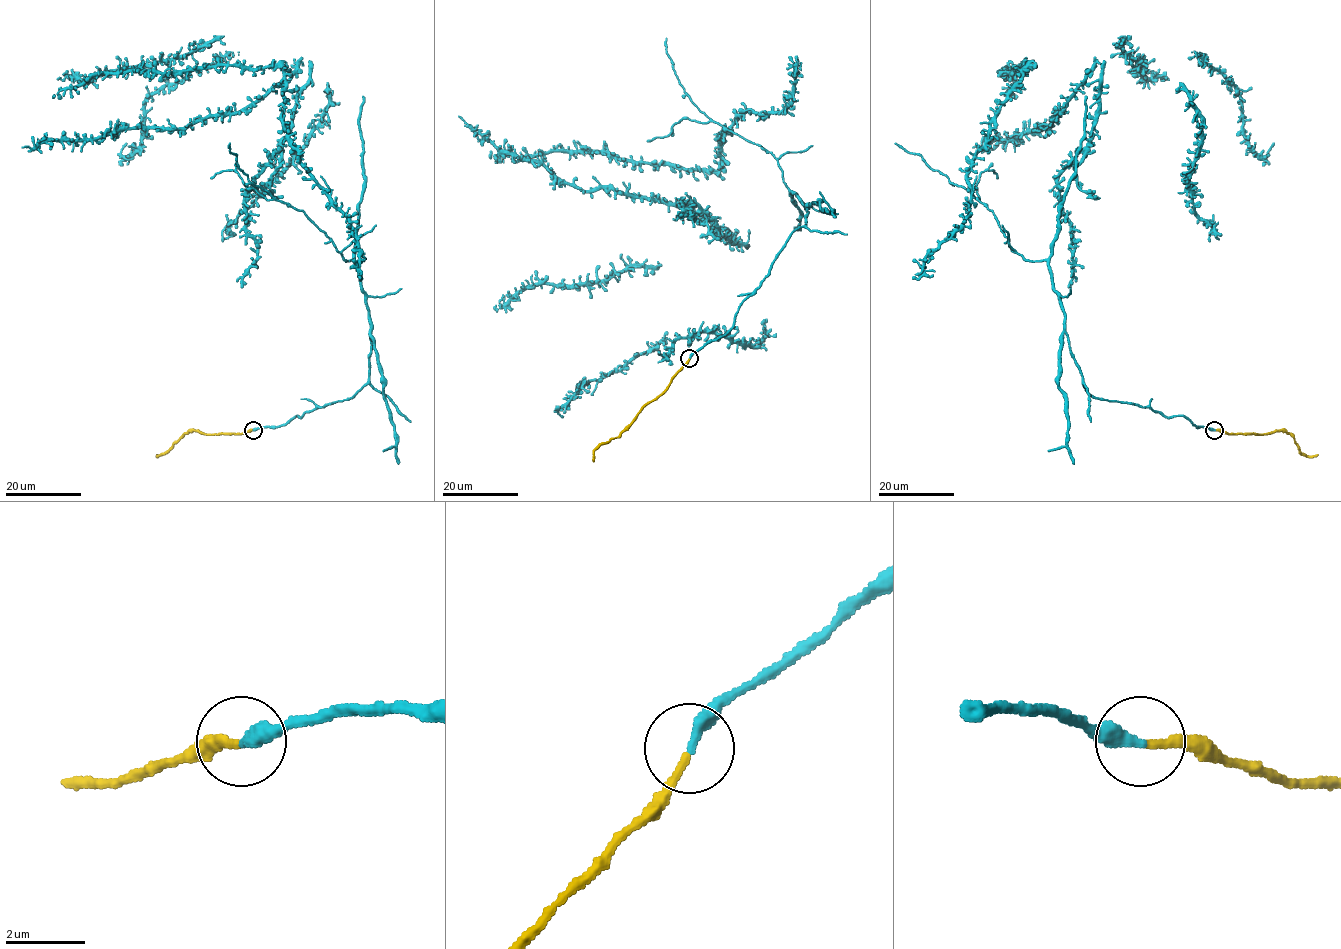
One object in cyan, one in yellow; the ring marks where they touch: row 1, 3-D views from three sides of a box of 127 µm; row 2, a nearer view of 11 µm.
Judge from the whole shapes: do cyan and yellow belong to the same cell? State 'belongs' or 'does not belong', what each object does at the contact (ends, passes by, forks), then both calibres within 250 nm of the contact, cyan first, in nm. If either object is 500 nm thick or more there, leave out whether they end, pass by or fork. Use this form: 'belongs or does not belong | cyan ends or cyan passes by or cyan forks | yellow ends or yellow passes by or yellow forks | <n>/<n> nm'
does not belong | cyan ends | yellow ends | 320/200 nm

